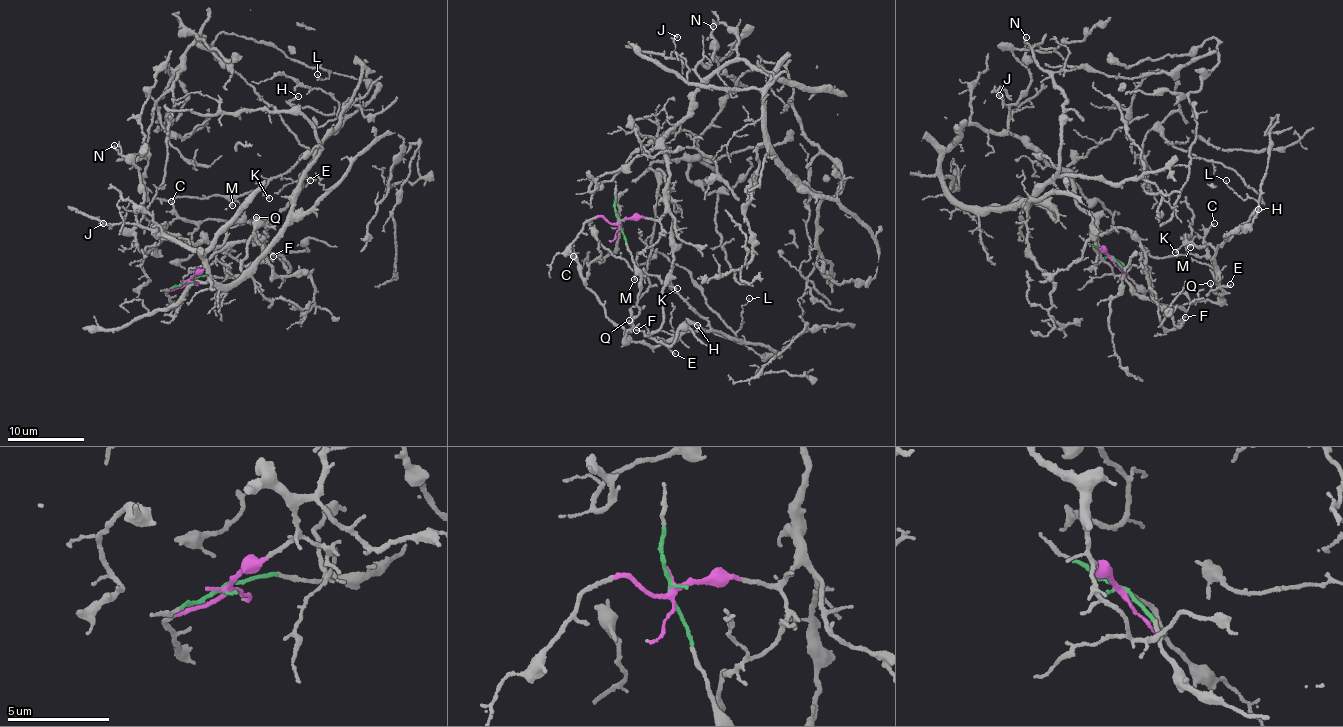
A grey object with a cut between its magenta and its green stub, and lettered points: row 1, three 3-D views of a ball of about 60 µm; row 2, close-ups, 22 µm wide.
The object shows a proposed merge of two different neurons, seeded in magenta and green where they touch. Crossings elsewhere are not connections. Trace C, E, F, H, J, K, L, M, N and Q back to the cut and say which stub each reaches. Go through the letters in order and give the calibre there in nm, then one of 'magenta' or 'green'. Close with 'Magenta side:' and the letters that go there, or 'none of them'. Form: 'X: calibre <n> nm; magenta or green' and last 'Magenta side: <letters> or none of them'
C: calibre 160 nm; green
E: calibre 130 nm; green
F: calibre 130 nm; magenta
H: calibre 200 nm; green
J: calibre 170 nm; magenta
K: calibre 140 nm; green
L: calibre 90 nm; green
M: calibre 140 nm; green
N: calibre 150 nm; magenta
Q: calibre 100 nm; green
Magenta side: F, J, N

